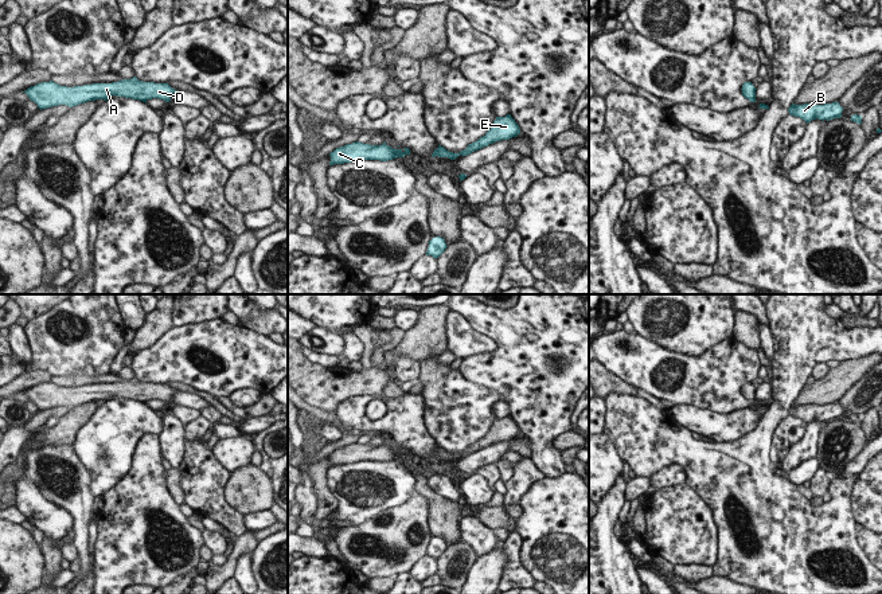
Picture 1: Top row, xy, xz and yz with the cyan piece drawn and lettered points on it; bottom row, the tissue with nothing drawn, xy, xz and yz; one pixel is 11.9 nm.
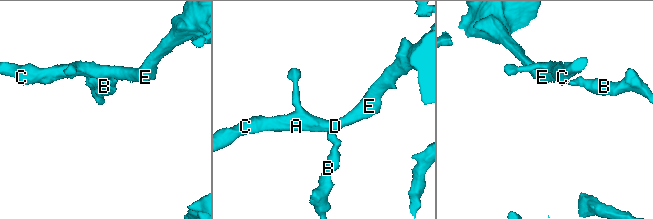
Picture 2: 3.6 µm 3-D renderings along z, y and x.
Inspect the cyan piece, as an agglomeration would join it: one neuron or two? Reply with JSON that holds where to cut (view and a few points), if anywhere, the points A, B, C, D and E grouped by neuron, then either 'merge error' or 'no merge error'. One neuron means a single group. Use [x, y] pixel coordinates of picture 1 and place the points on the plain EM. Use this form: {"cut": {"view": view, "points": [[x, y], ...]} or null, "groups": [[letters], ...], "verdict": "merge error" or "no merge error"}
{"cut": {"view": "yz", "points": [[748, 398], [754, 399]]}, "groups": [["A", "C", "D", "E"], ["B"]], "verdict": "merge error"}

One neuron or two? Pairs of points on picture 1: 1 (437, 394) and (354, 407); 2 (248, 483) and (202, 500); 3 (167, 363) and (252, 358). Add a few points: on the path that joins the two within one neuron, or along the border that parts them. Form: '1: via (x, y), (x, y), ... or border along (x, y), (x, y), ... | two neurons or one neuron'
1: border along (420, 394), (424, 401), (424, 423), (426, 428) | two neurons
2: border along (230, 473), (223, 488), (223, 499), (244, 516) | two neurons
3: via (188, 363), (209, 376), (219, 375), (230, 367) | one neuron

